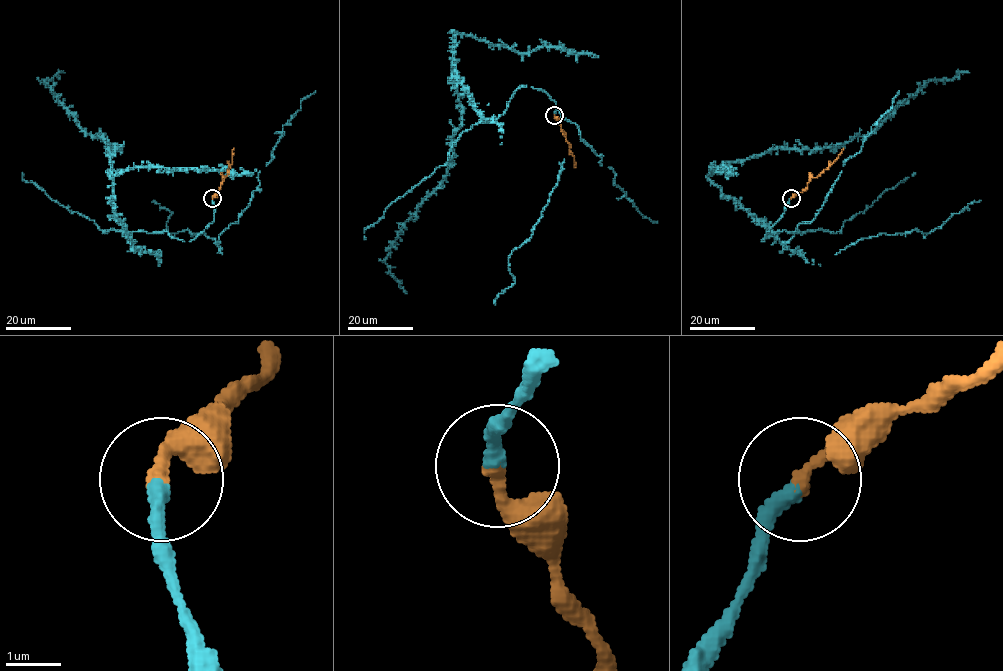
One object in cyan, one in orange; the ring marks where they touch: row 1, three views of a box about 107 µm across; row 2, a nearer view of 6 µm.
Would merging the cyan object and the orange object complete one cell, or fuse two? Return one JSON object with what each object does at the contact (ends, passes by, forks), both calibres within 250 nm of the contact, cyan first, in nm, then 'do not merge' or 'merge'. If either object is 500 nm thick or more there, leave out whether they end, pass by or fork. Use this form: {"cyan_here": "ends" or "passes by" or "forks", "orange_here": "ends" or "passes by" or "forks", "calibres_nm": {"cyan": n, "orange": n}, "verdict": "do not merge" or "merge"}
{"cyan_here": "ends", "orange_here": "ends", "calibres_nm": {"cyan": 280, "orange": 240}, "verdict": "merge"}

